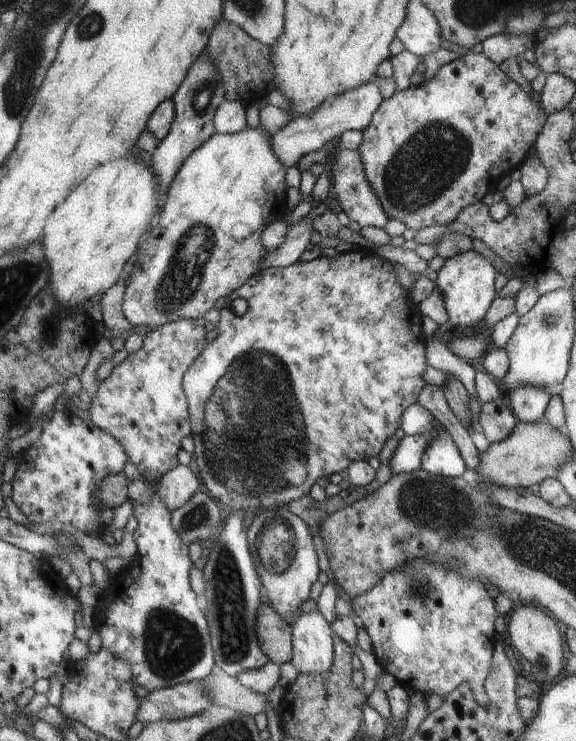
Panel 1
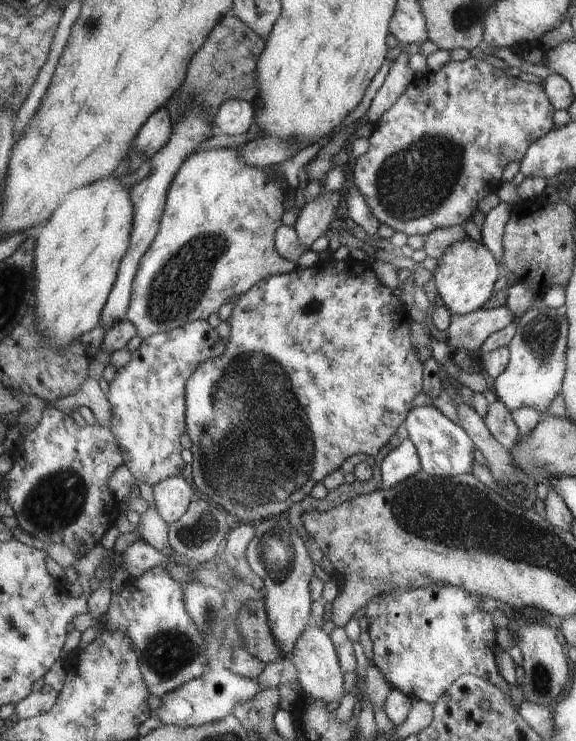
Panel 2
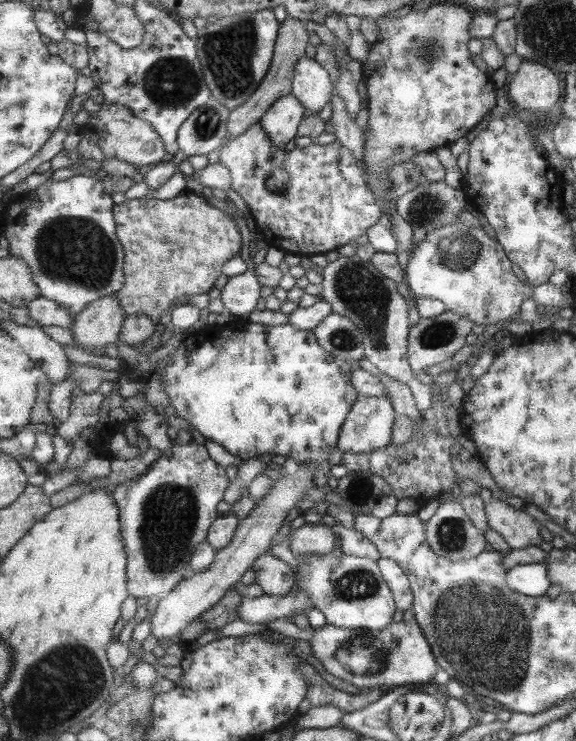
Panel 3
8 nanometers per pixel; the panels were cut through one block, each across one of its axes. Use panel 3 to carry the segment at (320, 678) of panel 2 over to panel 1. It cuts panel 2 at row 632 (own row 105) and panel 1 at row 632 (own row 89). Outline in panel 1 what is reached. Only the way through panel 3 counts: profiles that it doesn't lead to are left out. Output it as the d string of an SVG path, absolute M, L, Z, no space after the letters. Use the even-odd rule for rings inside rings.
M321 610L301 612L293 624L295 658L293 664L299 672L327 672L335 656L333 624Z

